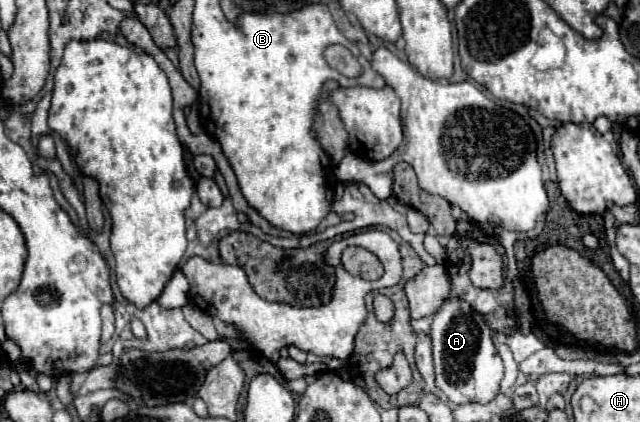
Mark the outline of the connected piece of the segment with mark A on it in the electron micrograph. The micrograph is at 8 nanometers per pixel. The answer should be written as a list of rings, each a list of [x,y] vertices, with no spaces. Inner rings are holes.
[[[460,297],[444,299],[444,303],[434,313],[434,321],[430,325],[430,337],[434,353],[436,387],[448,397],[450,403],[460,405],[470,401],[462,389],[468,383],[472,387],[474,401],[478,403],[488,403],[498,395],[498,387],[504,377],[504,365],[494,347],[492,333],[494,331],[488,325],[488,319]]]

